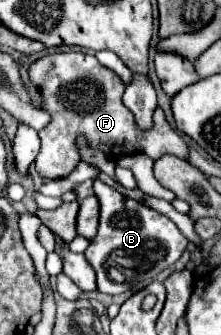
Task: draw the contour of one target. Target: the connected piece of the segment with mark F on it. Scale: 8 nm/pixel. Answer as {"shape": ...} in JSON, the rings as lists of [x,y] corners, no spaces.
{"shape":[[[74,51],[44,55],[30,65],[28,75],[42,95],[40,107],[52,117],[52,121],[38,131],[41,147],[34,163],[43,178],[64,177],[78,165],[78,137],[84,137],[92,149],[102,151],[110,161],[118,161],[132,153],[144,153],[150,159],[160,159],[168,153],[188,159],[188,145],[176,131],[172,131],[160,107],[154,111],[152,131],[144,131],[144,135],[136,131],[136,119],[132,119],[132,111],[122,103],[124,81],[112,69],[102,67],[94,55]]]}

